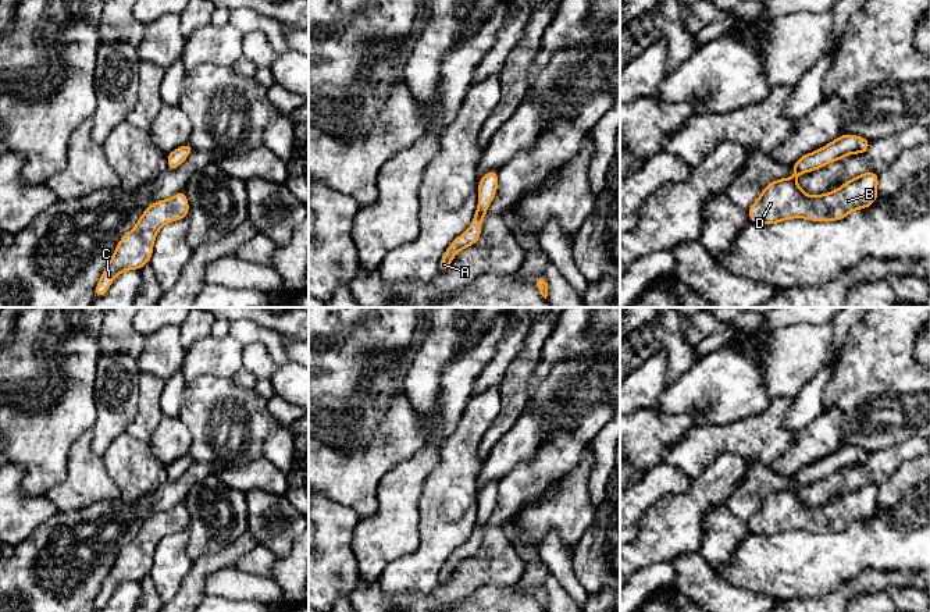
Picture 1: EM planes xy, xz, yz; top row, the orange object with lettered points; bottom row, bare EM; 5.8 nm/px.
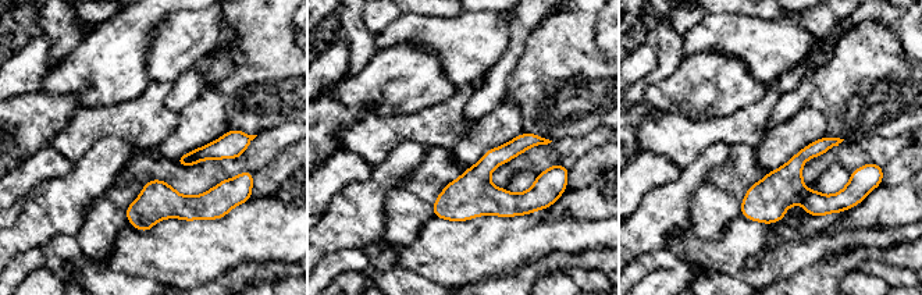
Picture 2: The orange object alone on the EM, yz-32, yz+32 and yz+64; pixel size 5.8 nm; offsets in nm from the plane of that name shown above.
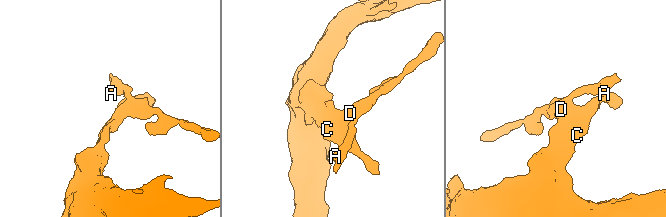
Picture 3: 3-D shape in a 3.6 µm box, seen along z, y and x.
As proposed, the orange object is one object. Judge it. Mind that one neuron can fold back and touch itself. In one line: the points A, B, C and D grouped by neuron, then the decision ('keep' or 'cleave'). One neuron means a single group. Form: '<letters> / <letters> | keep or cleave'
A B C D | keep

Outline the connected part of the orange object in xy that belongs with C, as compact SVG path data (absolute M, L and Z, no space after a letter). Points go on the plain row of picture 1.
M183 502L167 512L156 512L145 520L136 537L120 551L95 599L95 609L104 608L121 584L140 581L149 576L160 540L171 533L188 530L188 526L189 513Z

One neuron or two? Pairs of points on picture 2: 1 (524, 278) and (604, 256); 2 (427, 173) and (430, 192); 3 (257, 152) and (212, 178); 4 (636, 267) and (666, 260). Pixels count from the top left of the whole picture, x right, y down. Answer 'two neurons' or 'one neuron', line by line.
1: one neuron
2: one neuron
3: one neuron
4: one neuron

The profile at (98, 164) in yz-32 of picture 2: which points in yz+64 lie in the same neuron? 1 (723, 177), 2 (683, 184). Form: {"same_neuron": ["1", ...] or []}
{"same_neuron": ["2"]}

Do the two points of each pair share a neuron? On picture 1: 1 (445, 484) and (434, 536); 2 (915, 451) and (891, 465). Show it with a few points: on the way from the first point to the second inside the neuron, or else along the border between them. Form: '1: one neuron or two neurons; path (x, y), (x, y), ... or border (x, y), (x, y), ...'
1: one neuron; path (445, 497), (442, 523)
2: one neuron; path (909, 451), (905, 451), (897, 459)

